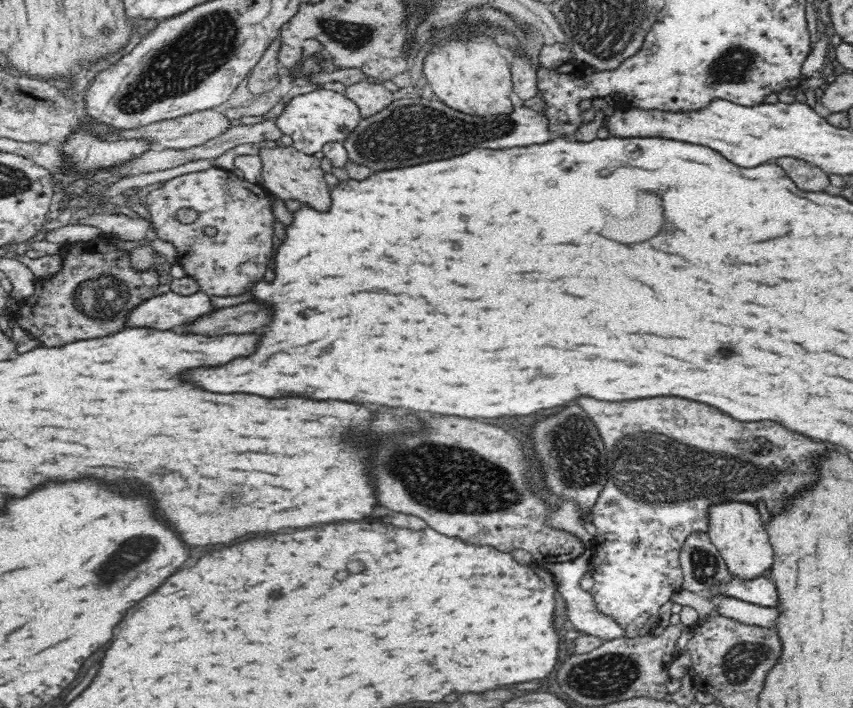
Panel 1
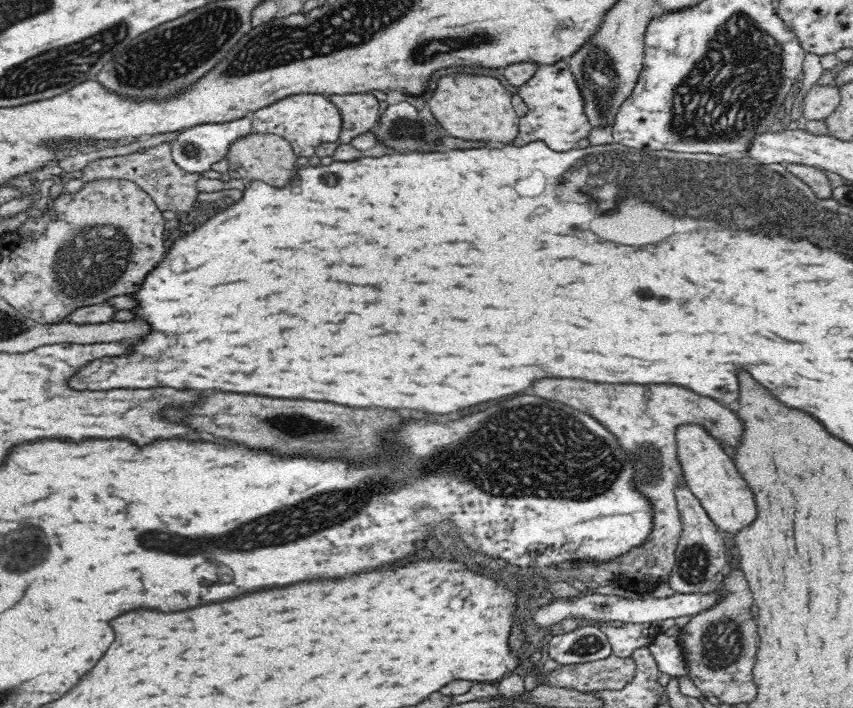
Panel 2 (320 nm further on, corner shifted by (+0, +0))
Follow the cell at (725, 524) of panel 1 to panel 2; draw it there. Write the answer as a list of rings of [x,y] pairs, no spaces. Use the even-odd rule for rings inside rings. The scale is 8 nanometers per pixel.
[[[694,422],[682,424],[676,428],[676,454],[682,467],[684,483],[702,503],[703,509],[710,515],[713,523],[721,528],[723,534],[733,536],[756,518],[754,494],[748,488],[746,480],[736,470],[730,456],[722,449],[721,442],[716,442],[704,426]]]

